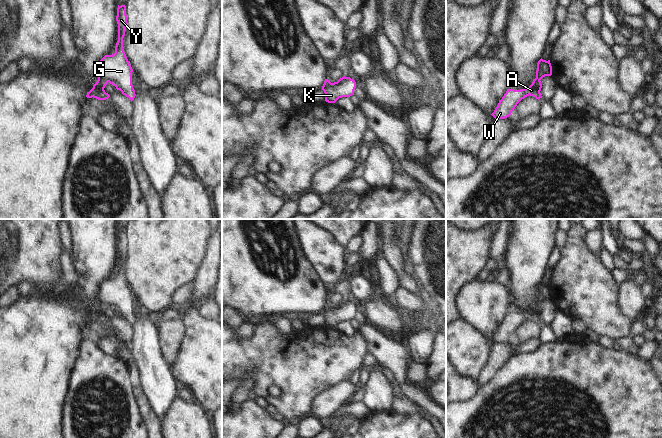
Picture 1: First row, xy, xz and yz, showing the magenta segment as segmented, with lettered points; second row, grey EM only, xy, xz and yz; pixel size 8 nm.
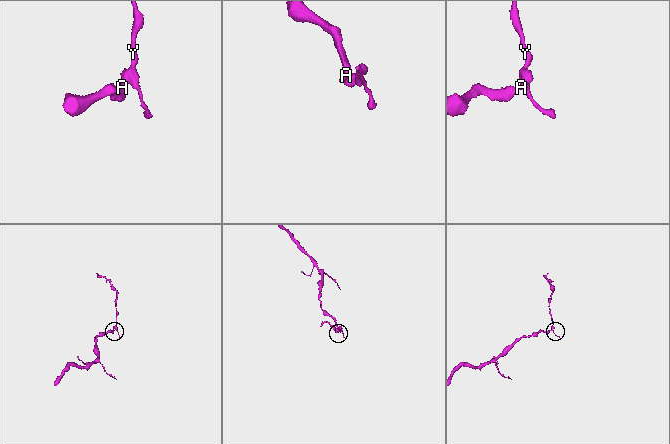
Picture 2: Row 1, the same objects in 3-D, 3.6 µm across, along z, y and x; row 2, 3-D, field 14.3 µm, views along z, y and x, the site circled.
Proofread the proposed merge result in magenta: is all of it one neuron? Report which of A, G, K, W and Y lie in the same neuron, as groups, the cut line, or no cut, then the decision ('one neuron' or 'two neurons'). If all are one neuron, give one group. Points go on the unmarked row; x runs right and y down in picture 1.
A W / G K Y | xy (98, 302), (108, 305) | two neurons

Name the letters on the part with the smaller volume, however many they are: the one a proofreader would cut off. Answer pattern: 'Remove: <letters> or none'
Remove: G, K, Y

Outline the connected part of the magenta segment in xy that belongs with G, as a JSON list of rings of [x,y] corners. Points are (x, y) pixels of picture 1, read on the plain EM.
[[[118,229],[116,245],[118,248],[118,265],[115,277],[105,279],[98,290],[98,303],[104,303],[120,314],[131,325],[135,322],[135,314],[132,309],[133,293],[123,273],[123,262],[127,251],[126,230]]]

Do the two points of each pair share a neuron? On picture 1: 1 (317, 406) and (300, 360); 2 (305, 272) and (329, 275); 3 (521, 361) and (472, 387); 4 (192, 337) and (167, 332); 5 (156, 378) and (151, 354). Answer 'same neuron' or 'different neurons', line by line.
1: different neurons
2: different neurons
3: different neurons
4: different neurons
5: same neuron

